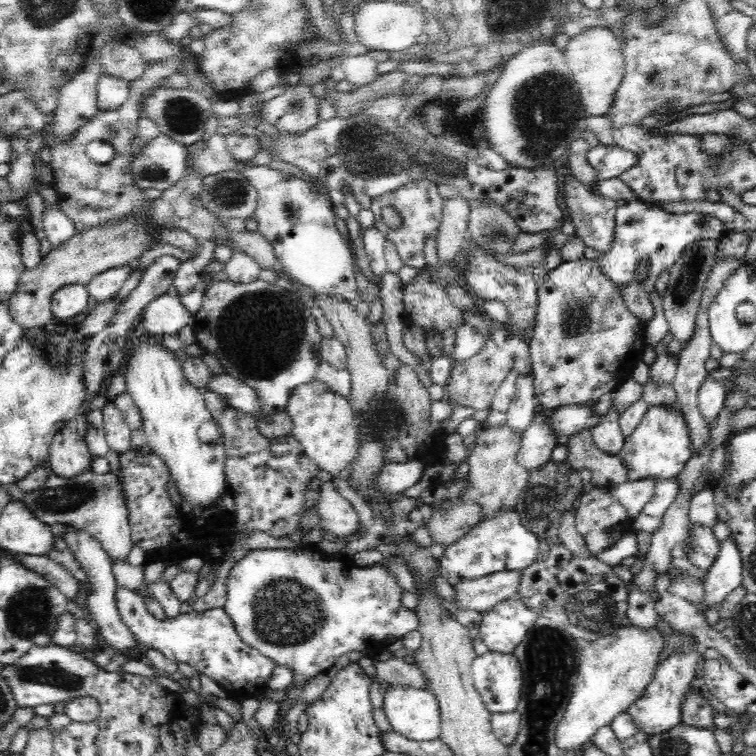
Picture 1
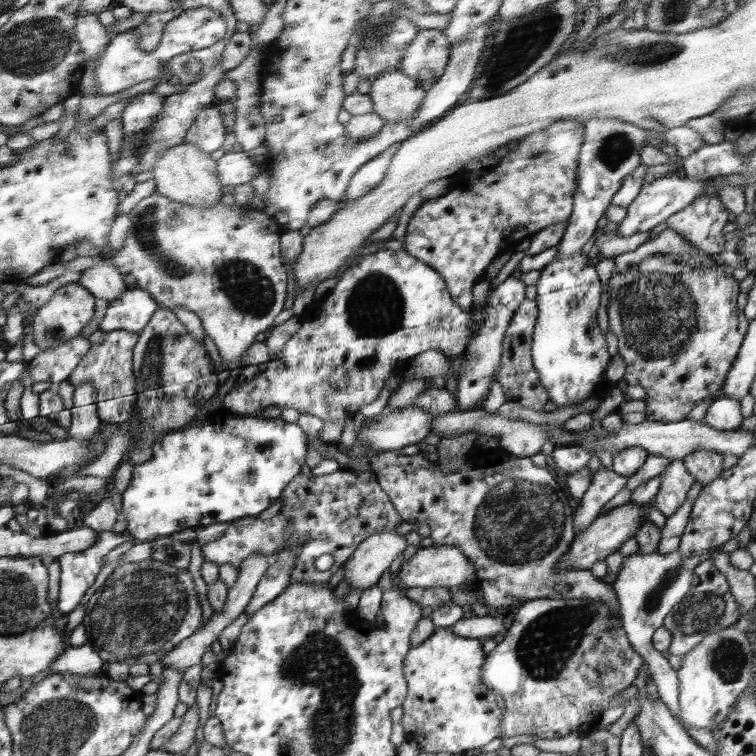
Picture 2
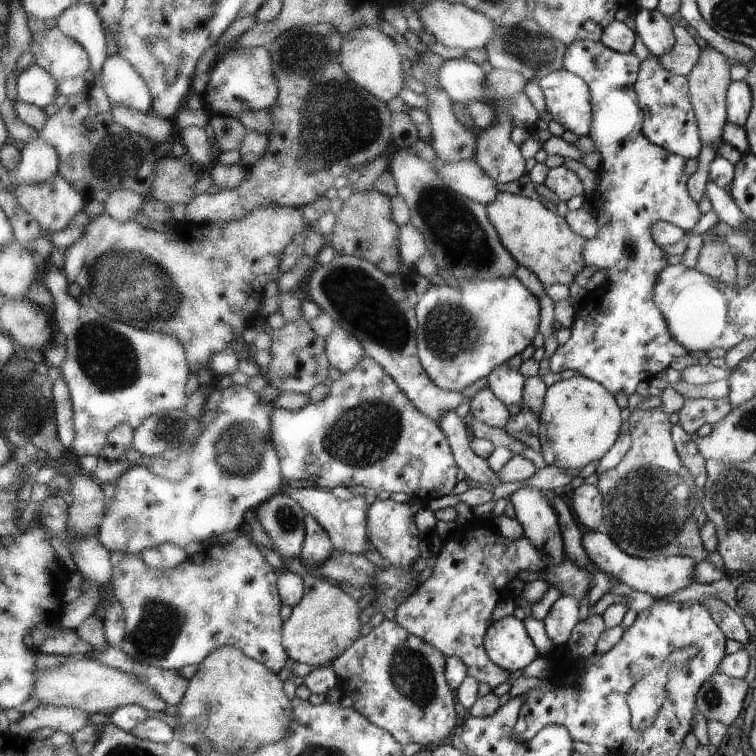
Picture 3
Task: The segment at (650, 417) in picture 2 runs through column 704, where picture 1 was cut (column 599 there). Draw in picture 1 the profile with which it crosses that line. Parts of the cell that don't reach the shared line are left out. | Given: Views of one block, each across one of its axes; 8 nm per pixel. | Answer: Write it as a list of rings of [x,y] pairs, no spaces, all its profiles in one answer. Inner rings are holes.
[[[578,258],[563,262],[540,281],[537,291],[538,308],[533,335],[527,342],[534,376],[535,396],[544,409],[566,405],[594,407],[602,394],[614,392],[622,382],[631,378],[634,366],[642,360],[647,345],[645,323],[624,305],[624,297],[614,282],[603,274],[594,260]]]

